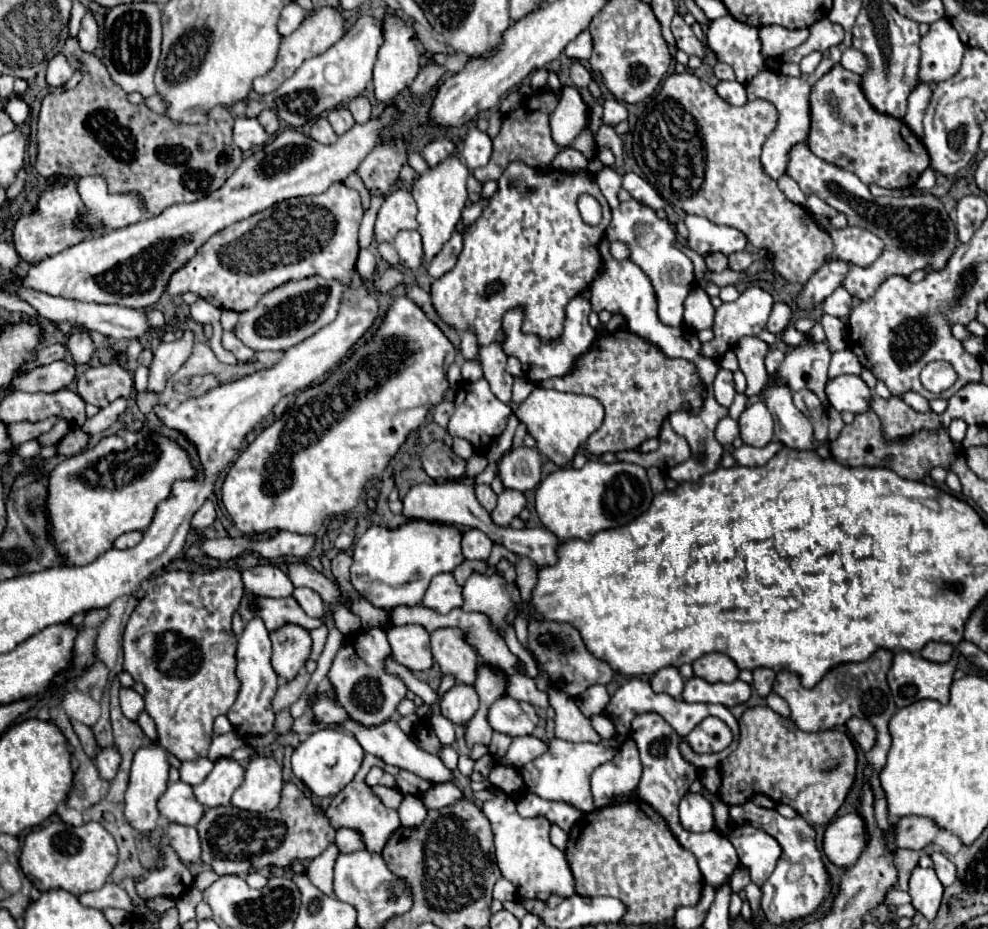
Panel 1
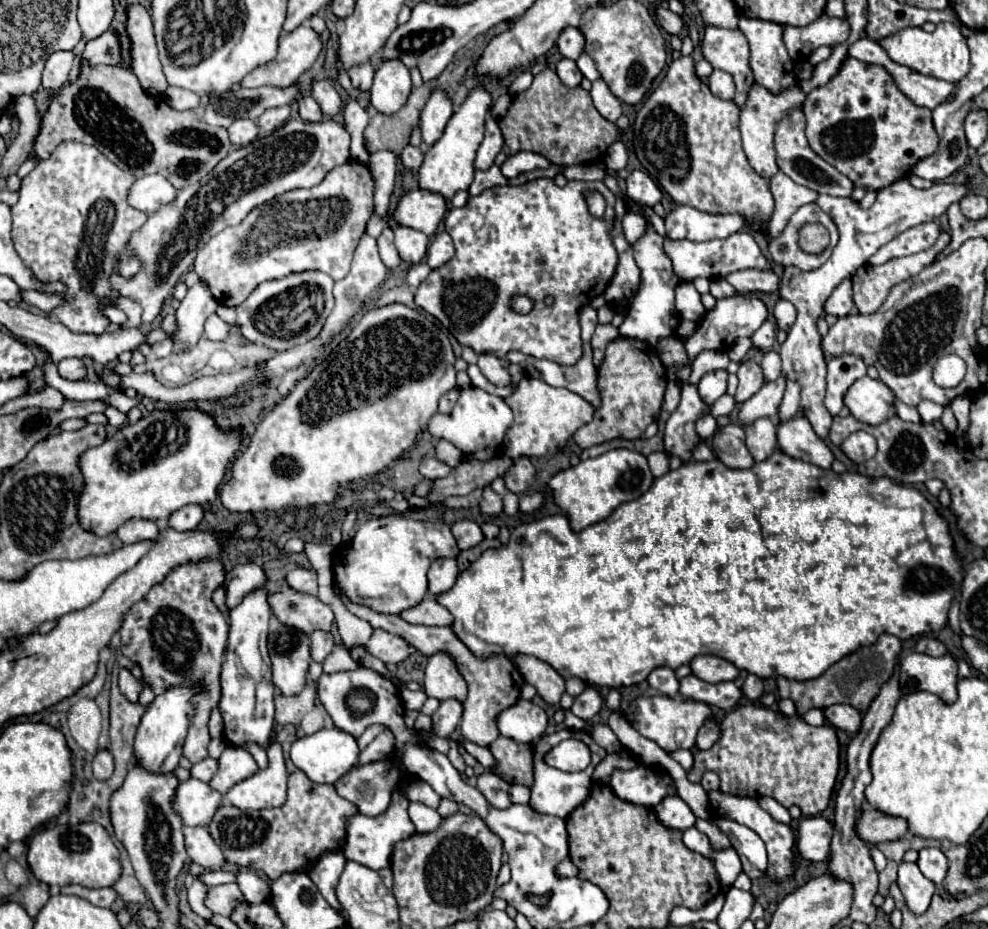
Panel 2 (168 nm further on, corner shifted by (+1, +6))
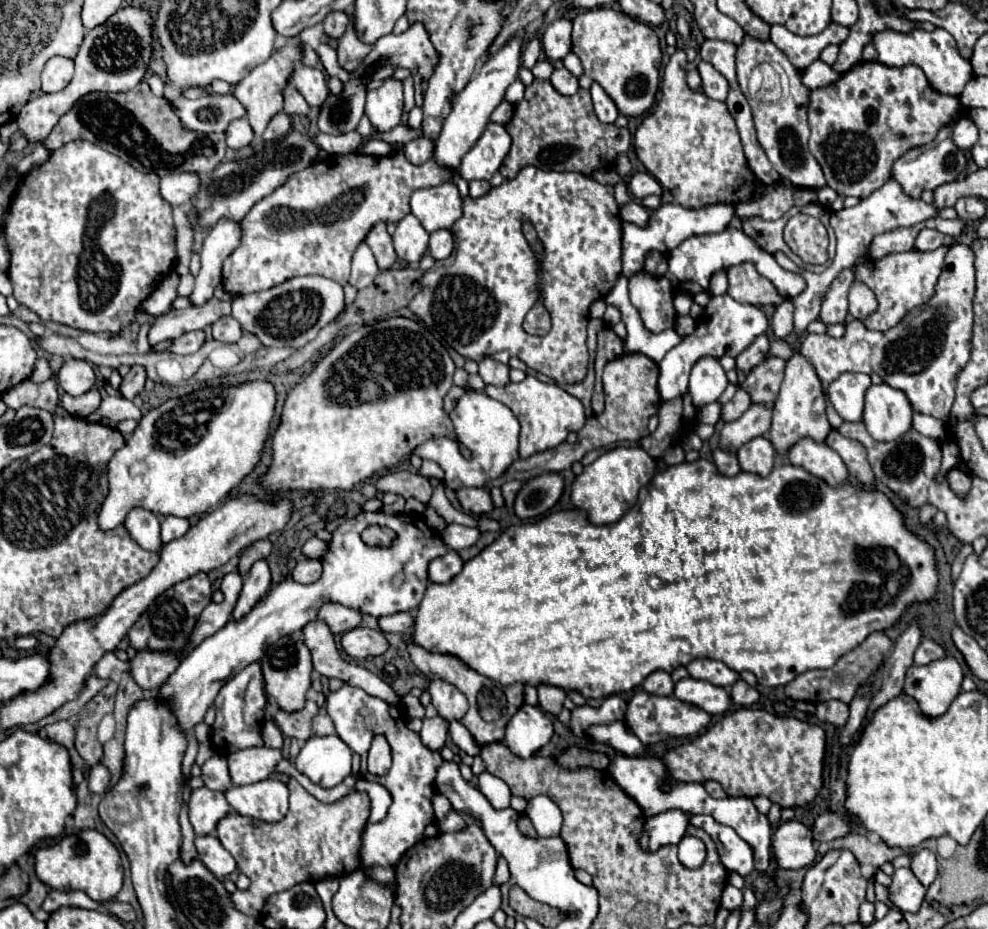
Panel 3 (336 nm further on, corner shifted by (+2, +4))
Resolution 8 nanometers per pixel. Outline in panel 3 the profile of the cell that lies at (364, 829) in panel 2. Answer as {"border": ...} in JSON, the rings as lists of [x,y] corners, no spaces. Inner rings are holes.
{"border":[[[348,683],[342,685],[336,693],[330,693],[326,699],[326,711],[332,717],[336,725],[338,737],[362,759],[362,777],[366,781],[376,781],[392,793],[392,805],[390,813],[384,821],[380,823],[368,823],[362,835],[362,867],[372,867],[372,865],[396,865],[400,857],[418,841],[424,839],[424,829],[426,825],[434,823],[434,807],[432,807],[432,797],[436,795],[436,771],[442,765],[442,757],[438,751],[428,751],[420,743],[420,735],[410,731],[406,727],[406,717],[402,709],[390,707],[380,699],[374,699],[366,695],[362,689],[352,687]],[[380,731],[386,735],[390,747],[392,747],[392,767],[386,775],[376,777],[370,775],[366,769],[366,753],[372,743],[372,735]]]}

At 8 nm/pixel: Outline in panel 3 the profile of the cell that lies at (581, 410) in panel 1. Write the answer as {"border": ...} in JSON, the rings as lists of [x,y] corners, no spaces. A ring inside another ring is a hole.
{"border":[[[528,375],[520,383],[508,383],[504,387],[488,385],[486,395],[504,403],[506,407],[510,407],[512,413],[516,415],[516,419],[522,427],[520,429],[520,457],[522,459],[532,457],[534,453],[558,447],[560,443],[566,441],[570,431],[580,431],[586,421],[584,407],[576,397],[568,395],[556,383],[542,383],[532,375]]]}

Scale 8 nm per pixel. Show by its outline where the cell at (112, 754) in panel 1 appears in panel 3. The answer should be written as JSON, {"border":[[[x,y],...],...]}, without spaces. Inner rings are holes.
{"border":[[[98,763],[96,767],[90,769],[90,775],[88,775],[88,789],[90,789],[92,793],[102,795],[102,793],[106,793],[108,785],[110,785],[110,771],[108,771],[102,763]]]}

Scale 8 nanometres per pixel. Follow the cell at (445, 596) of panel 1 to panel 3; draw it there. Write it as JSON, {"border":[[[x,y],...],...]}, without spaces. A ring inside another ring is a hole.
{"border":[[[448,551],[444,557],[438,557],[428,565],[428,577],[432,583],[448,583],[462,571],[462,565],[460,555],[456,551]]]}

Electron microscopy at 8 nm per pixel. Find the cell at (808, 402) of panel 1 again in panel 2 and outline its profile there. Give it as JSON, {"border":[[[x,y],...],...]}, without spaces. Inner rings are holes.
{"border":[[[907,179],[895,181],[893,185],[879,191],[877,201],[871,209],[861,209],[857,201],[853,199],[841,199],[831,195],[819,195],[817,205],[835,221],[839,229],[839,243],[833,249],[833,255],[815,271],[799,271],[797,267],[785,267],[781,277],[779,295],[781,299],[787,299],[797,309],[797,321],[787,333],[787,341],[781,345],[781,359],[789,359],[789,377],[787,377],[787,389],[779,407],[779,419],[789,417],[807,417],[811,425],[815,427],[817,437],[825,439],[831,429],[831,415],[823,405],[825,397],[825,353],[821,347],[821,335],[817,331],[817,319],[823,313],[823,303],[831,295],[831,291],[847,277],[851,277],[861,265],[867,263],[867,259],[887,241],[897,237],[909,227],[915,227],[919,223],[933,221],[933,217],[939,217],[947,211],[947,207],[955,201],[959,201],[965,193],[969,193],[971,185],[951,185],[951,183],[935,183],[931,189],[915,189]]]}

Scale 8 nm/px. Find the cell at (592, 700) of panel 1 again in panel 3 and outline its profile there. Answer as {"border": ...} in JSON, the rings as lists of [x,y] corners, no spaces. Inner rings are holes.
{"border":[[[590,705],[584,707],[576,707],[572,711],[572,721],[570,721],[570,729],[576,737],[584,737],[586,729],[590,725],[602,725],[604,721],[600,719],[600,709],[594,709]]]}

